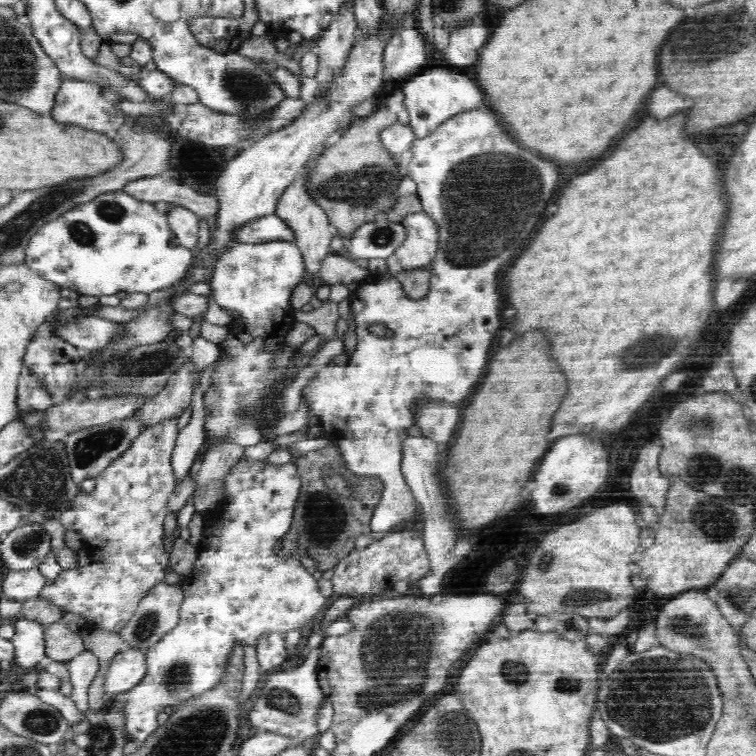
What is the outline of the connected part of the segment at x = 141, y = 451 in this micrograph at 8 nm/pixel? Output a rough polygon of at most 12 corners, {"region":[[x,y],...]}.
{"region":[[177,420],[144,428],[59,517],[91,565],[40,597],[119,630],[164,582]]}

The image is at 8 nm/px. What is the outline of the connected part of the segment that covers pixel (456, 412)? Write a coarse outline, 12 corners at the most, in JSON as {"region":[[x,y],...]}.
{"region":[[422,400],[417,426],[445,452],[462,408]]}

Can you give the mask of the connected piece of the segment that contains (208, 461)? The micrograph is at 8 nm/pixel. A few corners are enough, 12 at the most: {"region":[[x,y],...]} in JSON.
{"region":[[220,440],[195,476],[195,512],[215,509],[244,449]]}

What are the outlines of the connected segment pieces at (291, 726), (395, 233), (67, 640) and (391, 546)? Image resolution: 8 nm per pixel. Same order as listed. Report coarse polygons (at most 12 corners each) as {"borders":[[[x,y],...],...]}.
{"borders":[[[320,648],[266,676],[247,716],[294,744],[320,734]],[[402,222],[362,224],[345,246],[353,260],[388,259],[405,240]],[[62,620],[45,627],[45,656],[69,661],[86,649]],[[389,531],[335,565],[334,597],[431,570],[423,532]]]}

